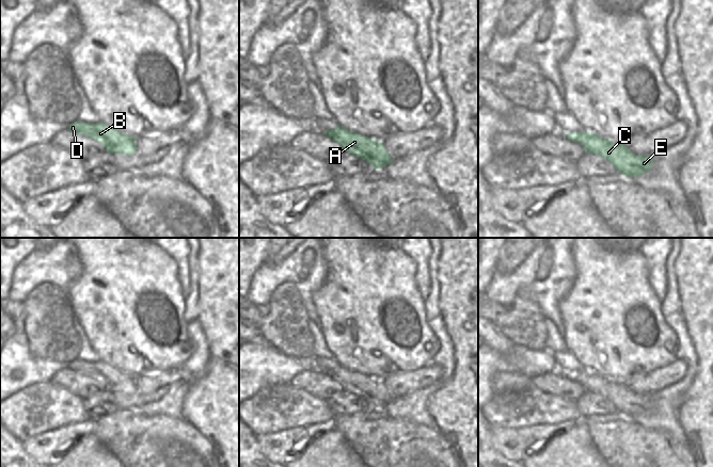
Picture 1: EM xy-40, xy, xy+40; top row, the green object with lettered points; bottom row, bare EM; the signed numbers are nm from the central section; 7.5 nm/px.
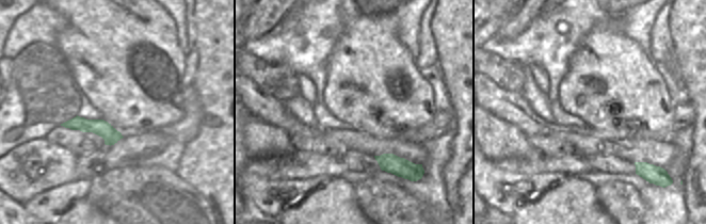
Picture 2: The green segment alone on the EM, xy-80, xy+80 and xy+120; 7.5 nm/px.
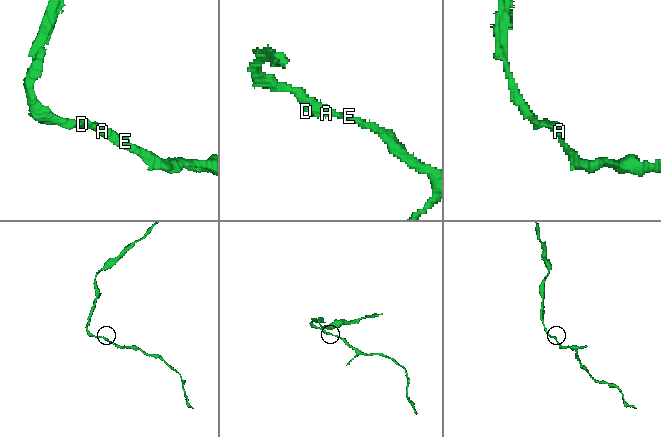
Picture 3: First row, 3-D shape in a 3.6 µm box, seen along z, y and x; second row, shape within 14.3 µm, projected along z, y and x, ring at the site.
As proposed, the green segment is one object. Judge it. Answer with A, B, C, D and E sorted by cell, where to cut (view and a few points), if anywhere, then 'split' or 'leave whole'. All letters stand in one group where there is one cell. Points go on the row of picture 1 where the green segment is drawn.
A B C D E; no cut; leave whole

